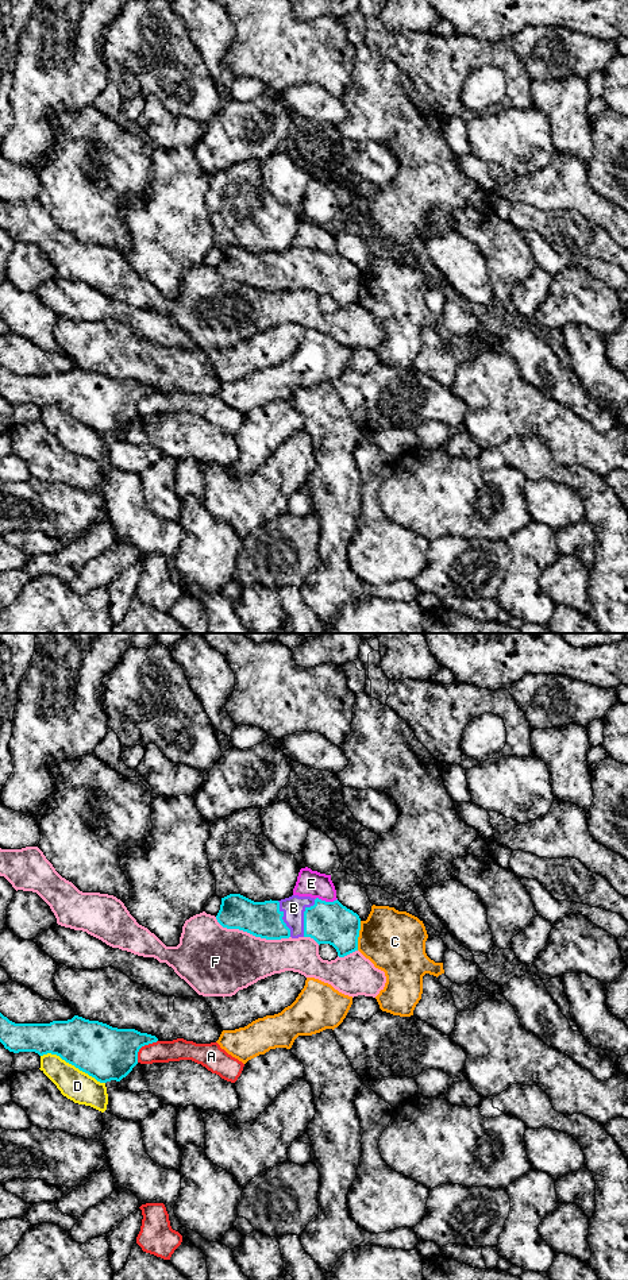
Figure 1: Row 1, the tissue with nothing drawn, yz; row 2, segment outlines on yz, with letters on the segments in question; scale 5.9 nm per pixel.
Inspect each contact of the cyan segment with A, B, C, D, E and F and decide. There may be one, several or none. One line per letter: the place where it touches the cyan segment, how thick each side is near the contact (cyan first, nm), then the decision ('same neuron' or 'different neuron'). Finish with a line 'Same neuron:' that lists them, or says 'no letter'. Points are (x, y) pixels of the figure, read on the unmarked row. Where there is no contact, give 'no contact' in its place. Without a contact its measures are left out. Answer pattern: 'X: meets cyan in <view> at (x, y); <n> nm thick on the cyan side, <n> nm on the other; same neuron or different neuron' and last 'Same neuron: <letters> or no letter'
A: meets cyan in yz at (142, 397); 320 nm thick on the cyan side, 130 nm on the other; different neuron
B: meets cyan in yz at (304, 269); 260 nm thick on the cyan side, 140 nm on the other; same neuron
C: meets cyan in yz at (358, 288); 260 nm thick on the cyan side, 360 nm on the other; different neuron
D: meets cyan in yz at (73, 416); 320 nm thick on the cyan side, 190 nm on the other; different neuron
E: meets cyan in yz at (324, 253); 260 nm thick on the cyan side, 160 nm on the other; different neuron
F: meets cyan in yz at (251, 285); 220 nm thick on the cyan side, 400 nm on the other; different neuron
Same neuron: B

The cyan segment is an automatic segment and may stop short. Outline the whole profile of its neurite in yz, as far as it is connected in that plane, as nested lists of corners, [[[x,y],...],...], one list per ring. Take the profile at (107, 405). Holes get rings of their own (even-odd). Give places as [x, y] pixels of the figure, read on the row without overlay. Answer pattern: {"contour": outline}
{"contour": [[[0,365],[0,394],[5,401],[14,405],[57,406],[100,435],[120,433],[138,416],[139,401],[157,393],[155,388],[135,381],[117,381],[78,367],[50,375],[15,375]]]}

